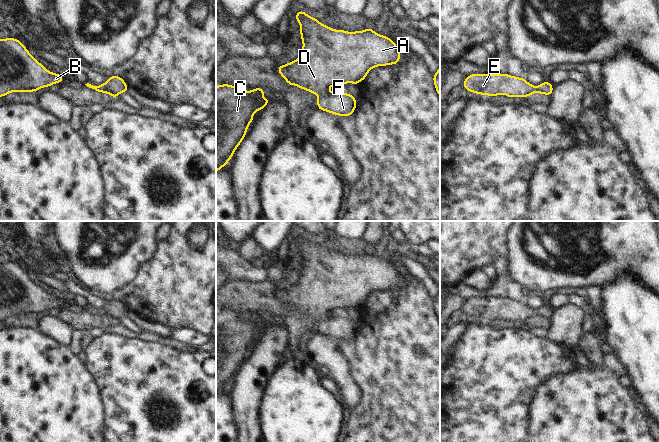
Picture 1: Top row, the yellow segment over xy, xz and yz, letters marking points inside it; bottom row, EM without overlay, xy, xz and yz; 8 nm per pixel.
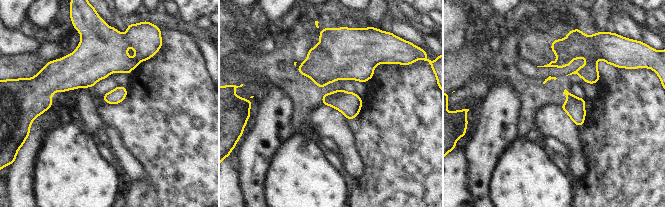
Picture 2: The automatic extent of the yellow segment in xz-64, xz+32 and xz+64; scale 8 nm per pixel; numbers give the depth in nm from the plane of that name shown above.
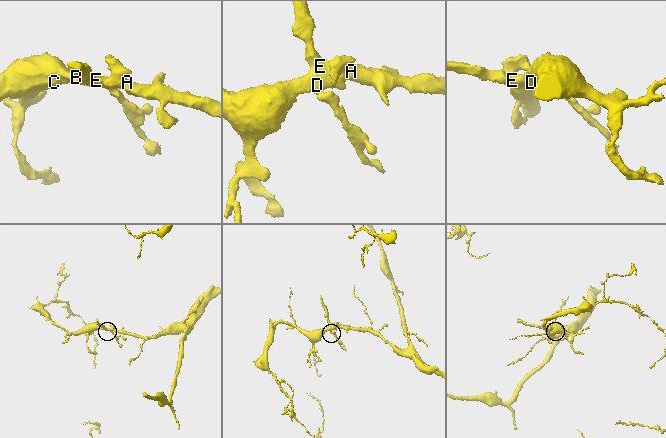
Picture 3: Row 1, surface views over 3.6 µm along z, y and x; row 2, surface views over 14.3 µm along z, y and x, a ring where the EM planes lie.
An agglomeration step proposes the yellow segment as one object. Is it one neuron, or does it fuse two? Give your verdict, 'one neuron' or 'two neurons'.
one neuron

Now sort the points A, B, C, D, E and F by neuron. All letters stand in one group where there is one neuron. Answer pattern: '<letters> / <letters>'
A B C D E F

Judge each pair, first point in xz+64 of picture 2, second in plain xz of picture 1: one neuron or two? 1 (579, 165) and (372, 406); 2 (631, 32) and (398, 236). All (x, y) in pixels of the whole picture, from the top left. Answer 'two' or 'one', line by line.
1: two
2: two

